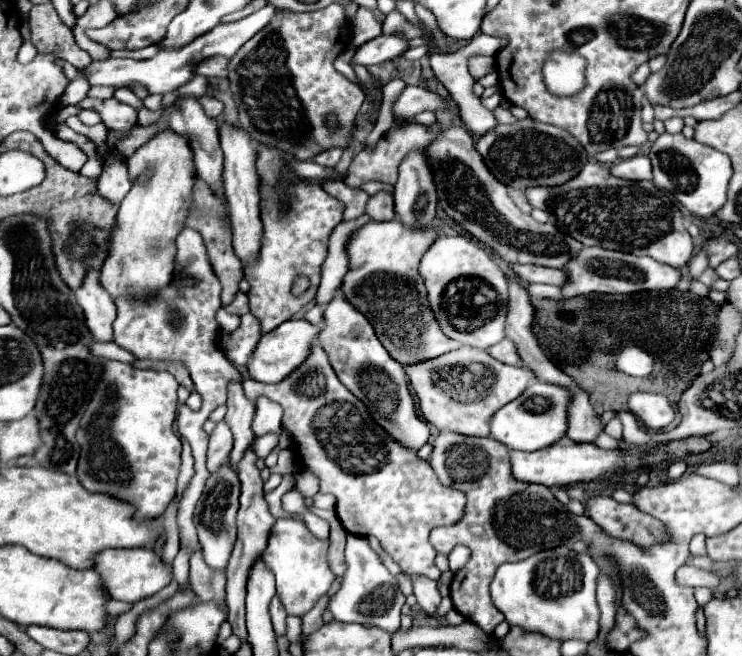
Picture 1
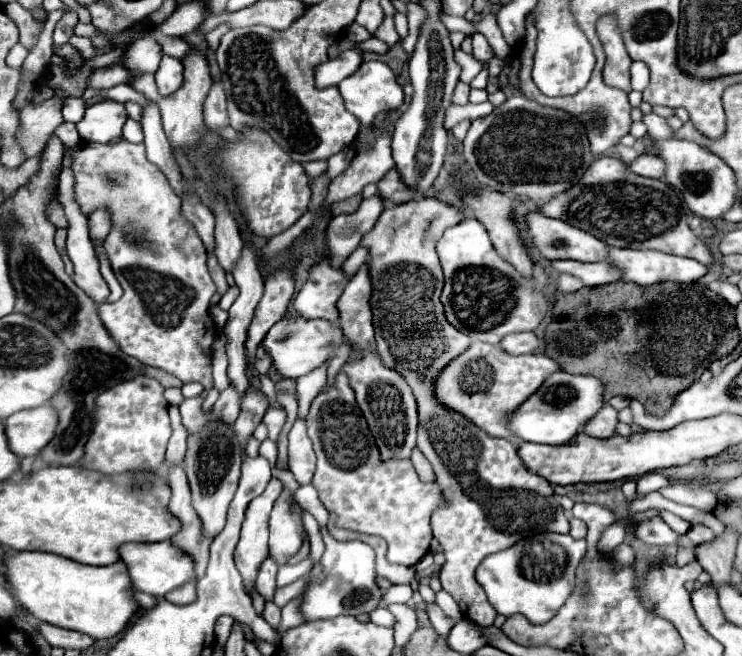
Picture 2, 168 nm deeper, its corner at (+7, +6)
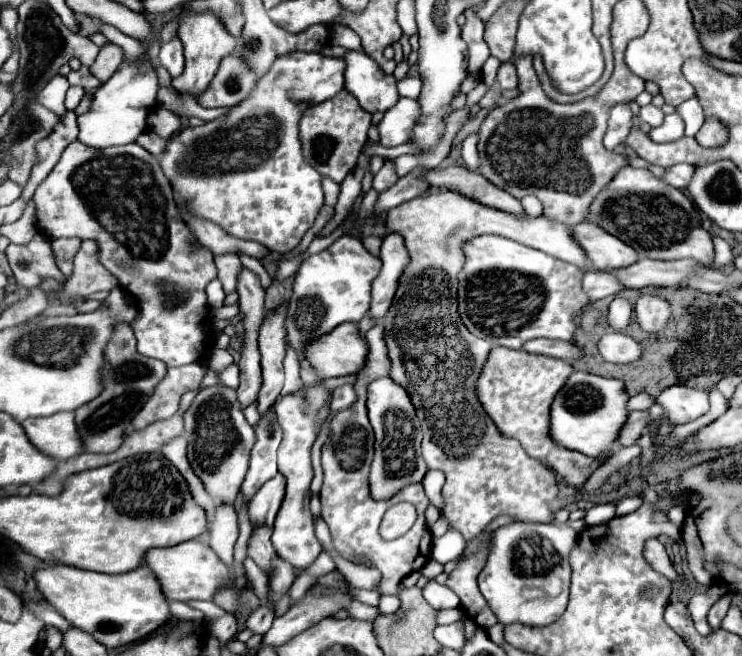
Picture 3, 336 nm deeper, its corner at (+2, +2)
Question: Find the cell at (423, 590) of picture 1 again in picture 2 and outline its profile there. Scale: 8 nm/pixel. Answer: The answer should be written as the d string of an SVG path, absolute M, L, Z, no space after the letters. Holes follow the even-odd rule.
M427 605L427 613L429 613L431 625L433 625L433 629L435 629L435 633L437 633L437 635L445 637L445 635L453 629L455 621L453 621L453 619L449 619L445 613L441 613L441 609L439 609L437 605Z

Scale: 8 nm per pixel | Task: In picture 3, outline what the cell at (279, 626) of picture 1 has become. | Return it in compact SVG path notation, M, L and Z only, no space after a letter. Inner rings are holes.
M260 527L260 529L254 529L252 537L250 537L250 547L248 547L248 557L254 559L254 563L258 567L262 567L266 573L272 571L272 561L276 559L276 551L270 543L270 535L272 535L272 529L268 527Z

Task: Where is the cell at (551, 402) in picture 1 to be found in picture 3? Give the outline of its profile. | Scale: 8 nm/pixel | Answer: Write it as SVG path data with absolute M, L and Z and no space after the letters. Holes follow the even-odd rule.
M574 371L566 385L554 397L550 407L550 439L558 445L584 453L588 457L610 455L622 423L626 421L628 393L618 379L606 379L582 371Z

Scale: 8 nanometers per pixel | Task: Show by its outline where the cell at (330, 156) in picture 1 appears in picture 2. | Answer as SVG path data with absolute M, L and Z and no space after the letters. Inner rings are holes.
M311 161L311 163L305 163L303 167L305 167L305 171L307 171L309 179L317 179L319 175L323 175L323 173L325 173L327 163L325 163L325 161Z

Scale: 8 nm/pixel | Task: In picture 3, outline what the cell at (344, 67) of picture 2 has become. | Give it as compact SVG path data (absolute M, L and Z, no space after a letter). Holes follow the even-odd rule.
M296 51L286 57L278 57L266 77L258 81L250 97L244 99L242 105L234 107L226 117L210 121L202 127L186 127L168 139L168 147L162 153L160 165L174 191L178 191L178 195L196 215L218 223L226 233L238 239L262 243L268 251L290 253L294 247L298 247L304 233L312 227L318 209L324 205L324 193L320 185L322 177L302 157L300 151L298 119L306 105L332 99L344 89L344 67L346 63L342 63L342 59L320 53ZM224 157L258 157L258 163L256 167L246 165L246 169L232 169L234 165L230 161L228 171L224 173Z

